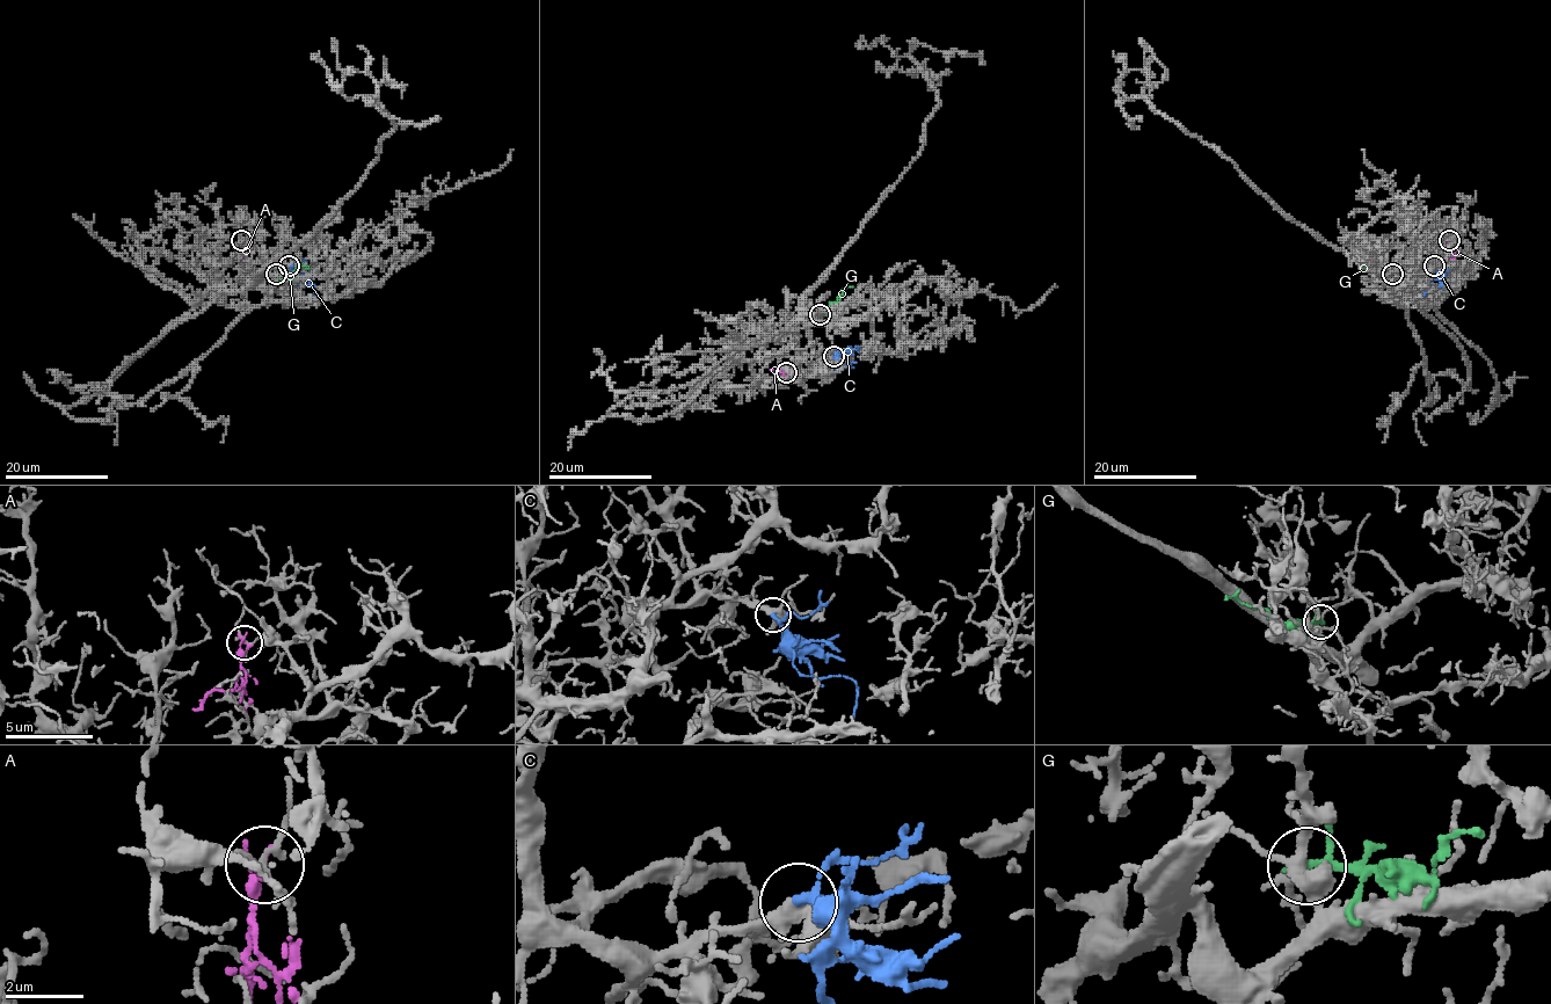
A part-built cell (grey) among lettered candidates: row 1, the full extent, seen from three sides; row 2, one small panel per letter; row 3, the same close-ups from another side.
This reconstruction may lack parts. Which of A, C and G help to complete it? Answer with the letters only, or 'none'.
C

